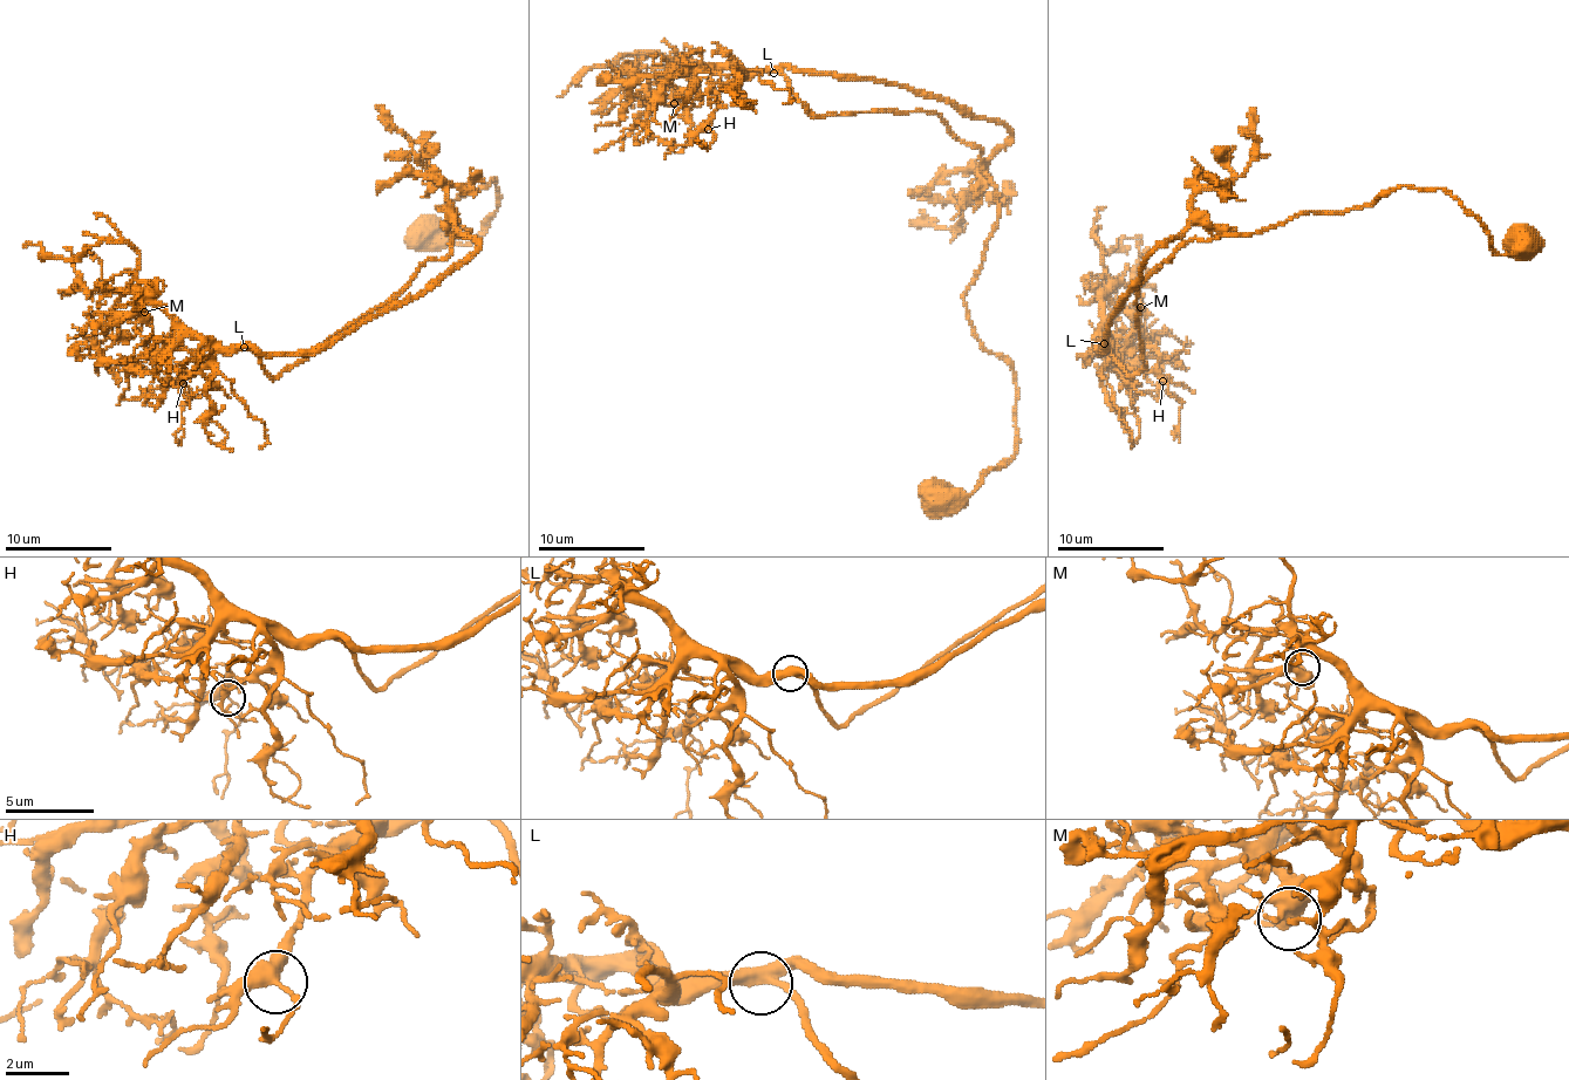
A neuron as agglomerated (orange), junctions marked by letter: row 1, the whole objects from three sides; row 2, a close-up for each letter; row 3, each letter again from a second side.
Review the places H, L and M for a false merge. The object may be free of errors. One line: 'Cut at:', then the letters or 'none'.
Cut at: none

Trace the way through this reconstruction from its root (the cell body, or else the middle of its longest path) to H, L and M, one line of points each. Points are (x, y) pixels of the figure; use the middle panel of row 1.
H: (870, 111), (817, 115), (779, 72), (742, 72), (720, 94), (720, 107), (708, 129)
L: (870, 111), (817, 115), (779, 72), (775, 72)
M: (870, 111), (817, 115), (779, 72), (732, 72), (696, 66), (680, 66), (669, 76), (674, 103)

